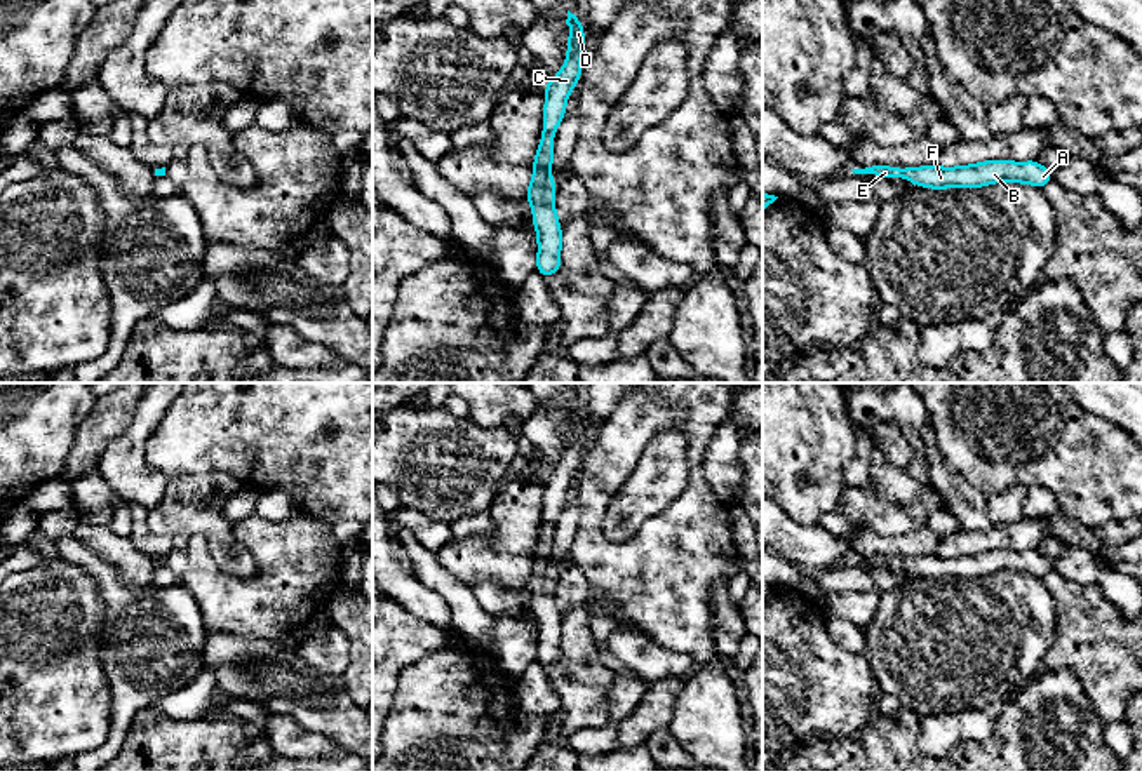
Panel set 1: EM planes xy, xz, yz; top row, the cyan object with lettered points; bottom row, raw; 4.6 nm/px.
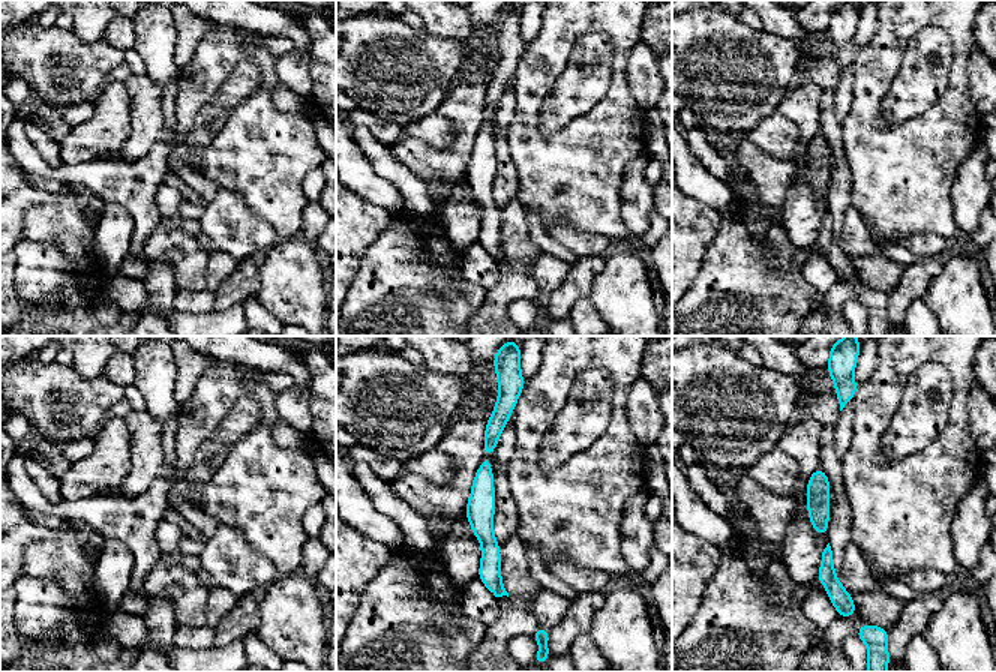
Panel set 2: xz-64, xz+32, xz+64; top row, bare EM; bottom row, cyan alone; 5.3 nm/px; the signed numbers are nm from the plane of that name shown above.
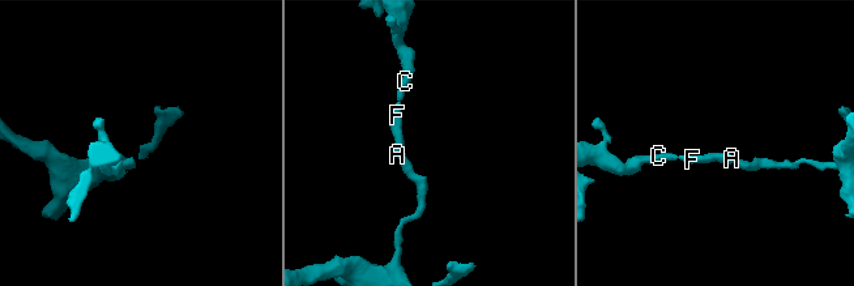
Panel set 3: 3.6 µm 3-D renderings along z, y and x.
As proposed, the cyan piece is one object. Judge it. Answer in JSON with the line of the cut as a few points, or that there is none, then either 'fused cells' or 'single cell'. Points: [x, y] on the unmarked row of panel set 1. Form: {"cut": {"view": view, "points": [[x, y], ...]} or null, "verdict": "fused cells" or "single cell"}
{"cut": null, "verdict": "single cell"}

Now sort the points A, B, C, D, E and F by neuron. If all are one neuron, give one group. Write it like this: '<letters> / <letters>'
A B C D E F

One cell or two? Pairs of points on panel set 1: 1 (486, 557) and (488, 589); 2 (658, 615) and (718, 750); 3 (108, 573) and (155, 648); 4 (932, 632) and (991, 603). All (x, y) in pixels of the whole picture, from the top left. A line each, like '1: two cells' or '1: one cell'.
1: two cells
2: two cells
3: one cell
4: one cell

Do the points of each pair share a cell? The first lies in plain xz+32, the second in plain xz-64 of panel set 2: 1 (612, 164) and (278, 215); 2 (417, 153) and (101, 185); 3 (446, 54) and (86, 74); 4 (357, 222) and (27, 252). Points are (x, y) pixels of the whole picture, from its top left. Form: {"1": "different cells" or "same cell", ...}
{"1": "same cell", "2": "different cells", "3": "same cell", "4": "different cells"}

